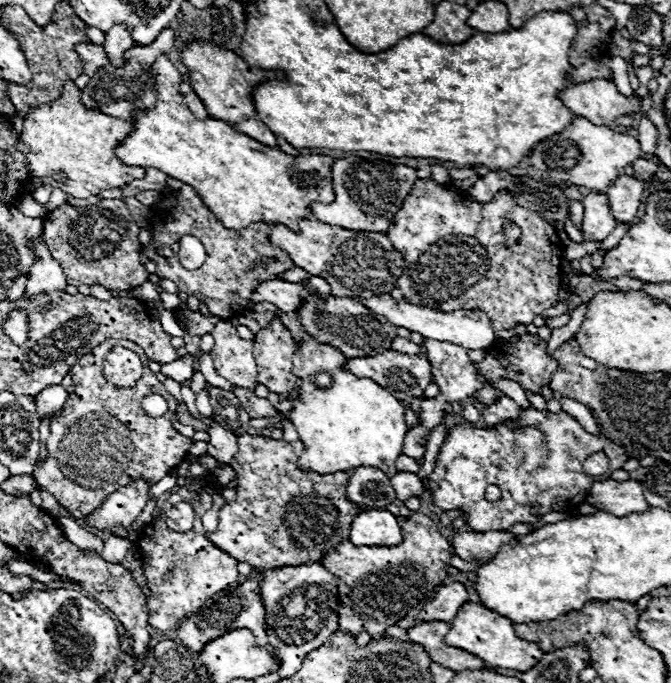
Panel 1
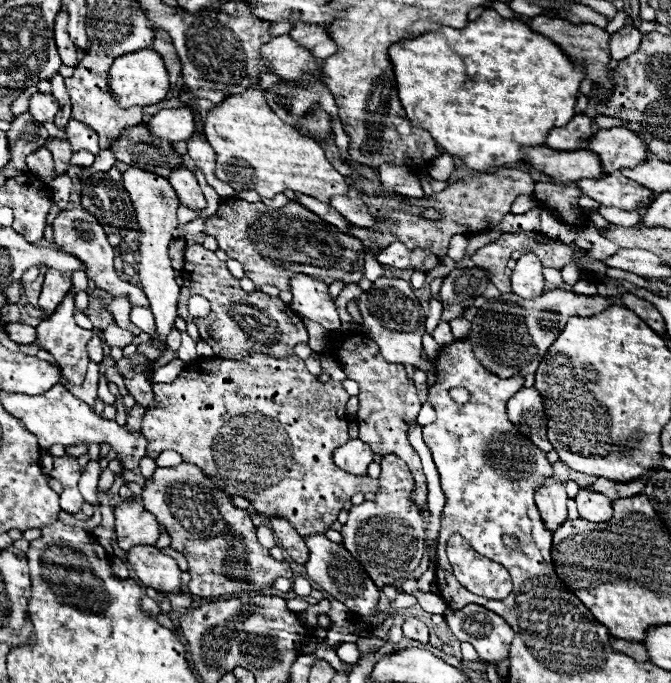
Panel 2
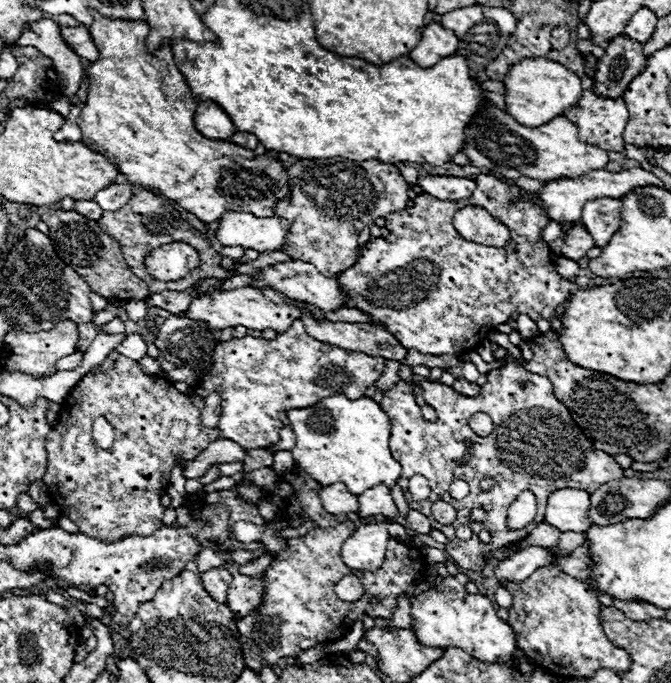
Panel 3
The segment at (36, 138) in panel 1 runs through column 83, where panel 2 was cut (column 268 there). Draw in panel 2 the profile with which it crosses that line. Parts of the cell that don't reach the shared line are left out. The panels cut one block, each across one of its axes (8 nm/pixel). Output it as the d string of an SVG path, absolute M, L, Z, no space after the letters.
M260 86L244 94L230 96L208 112L204 126L206 140L216 150L216 176L234 188L256 190L262 198L274 198L284 190L296 190L330 202L332 196L346 196L348 184L328 162L322 146L282 122L266 104L266 92Z

